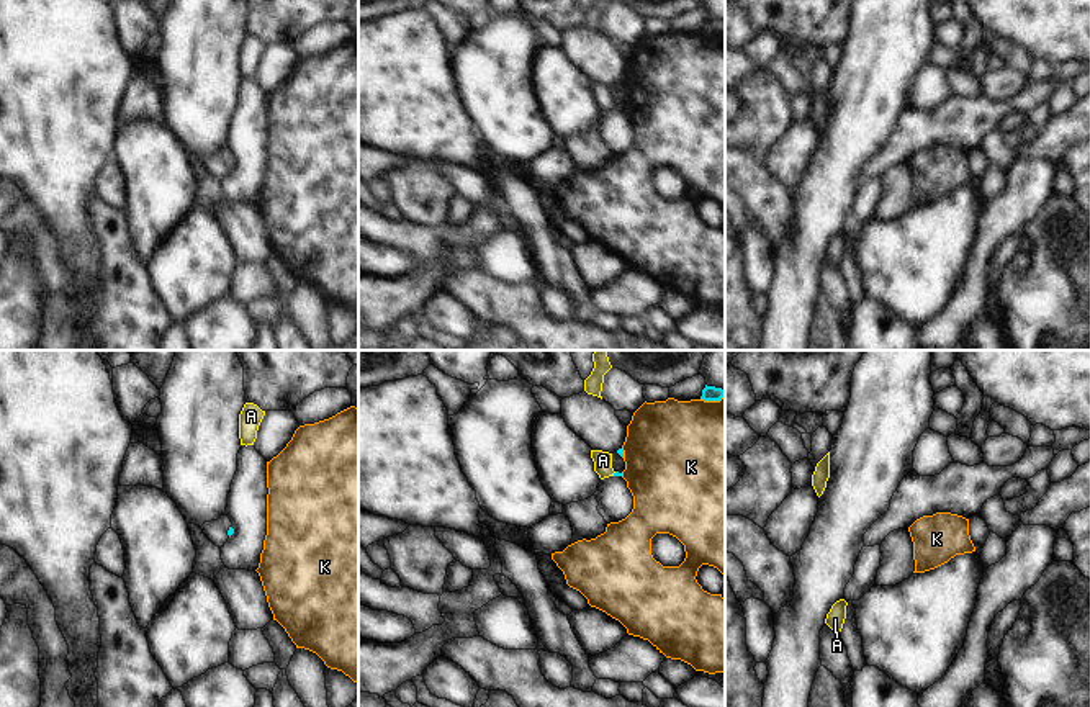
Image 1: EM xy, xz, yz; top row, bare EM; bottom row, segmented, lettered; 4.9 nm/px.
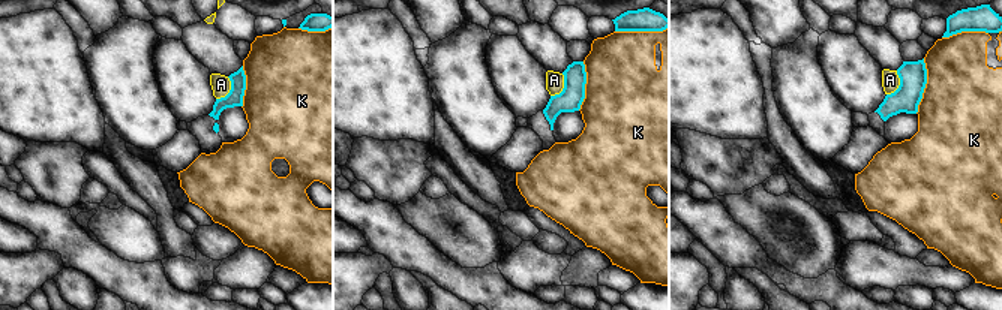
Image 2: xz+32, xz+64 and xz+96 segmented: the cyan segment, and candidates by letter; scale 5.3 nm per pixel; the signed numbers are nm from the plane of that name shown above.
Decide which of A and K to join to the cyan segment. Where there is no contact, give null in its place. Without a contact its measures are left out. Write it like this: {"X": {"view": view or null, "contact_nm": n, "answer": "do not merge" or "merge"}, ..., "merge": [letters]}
{"A": {"view": "xz", "contact_nm": 30, "answer": "do not merge"}, "K": {"view": "xz", "contact_nm": 120, "answer": "do not merge"}, "merge": []}

